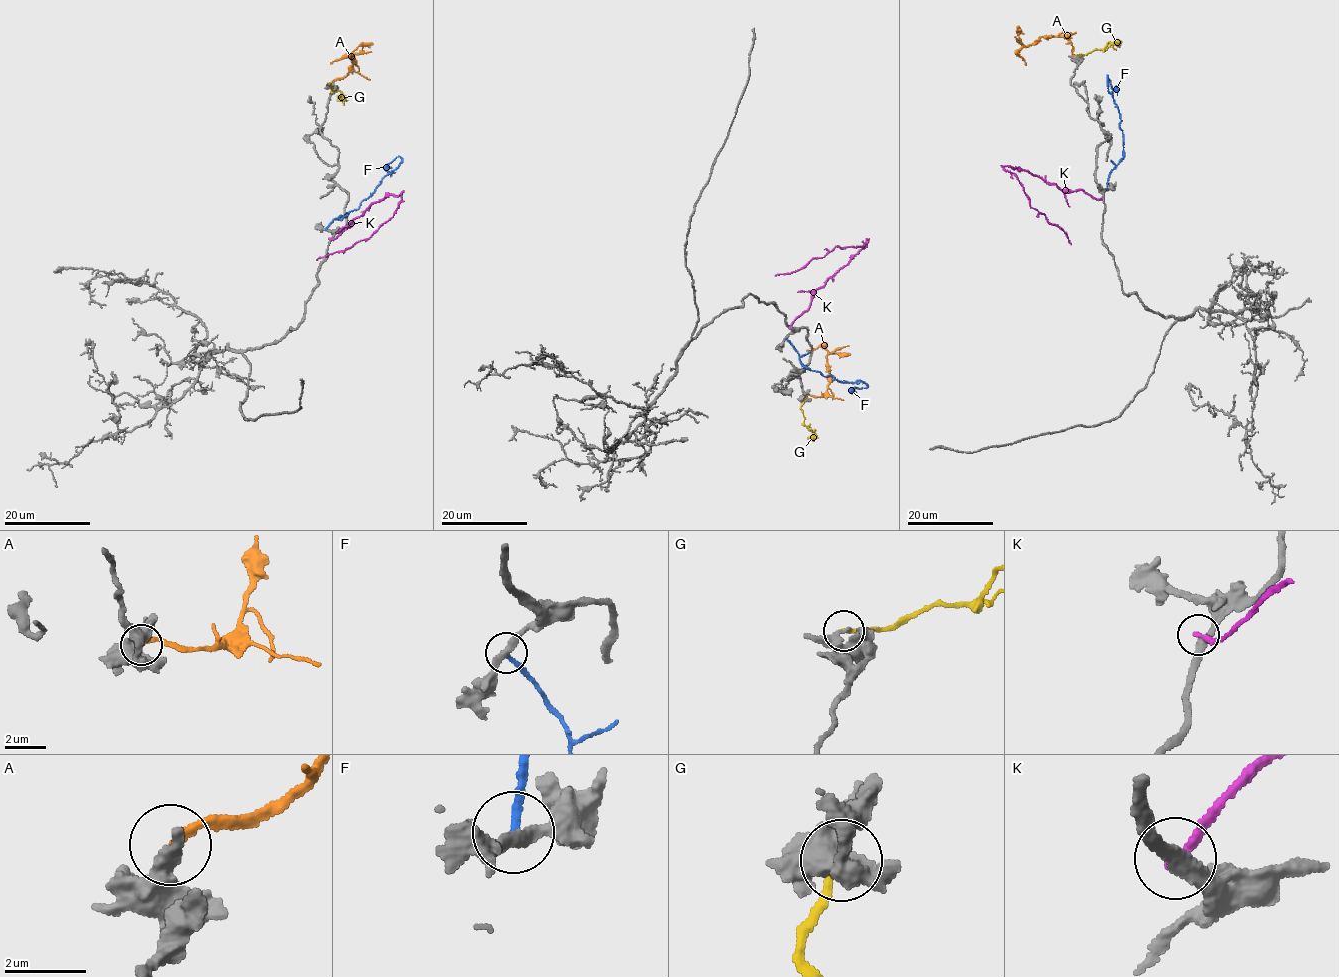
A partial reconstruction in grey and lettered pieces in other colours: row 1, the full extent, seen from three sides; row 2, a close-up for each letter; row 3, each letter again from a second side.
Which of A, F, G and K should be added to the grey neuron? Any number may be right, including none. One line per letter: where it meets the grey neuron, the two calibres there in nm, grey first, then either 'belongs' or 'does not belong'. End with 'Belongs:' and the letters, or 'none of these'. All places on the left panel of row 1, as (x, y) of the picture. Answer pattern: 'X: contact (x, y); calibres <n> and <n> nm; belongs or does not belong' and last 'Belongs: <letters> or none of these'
A: contact (333, 81); calibres 400 and 170 nm; does not belong
F: contact (325, 229); calibres 280 and 200 nm; does not belong
G: contact (332, 82); calibres 240 and 180 nm; does not belong
K: contact (329, 238); calibres 340 and 240 nm; does not belong
Belongs: none of these

